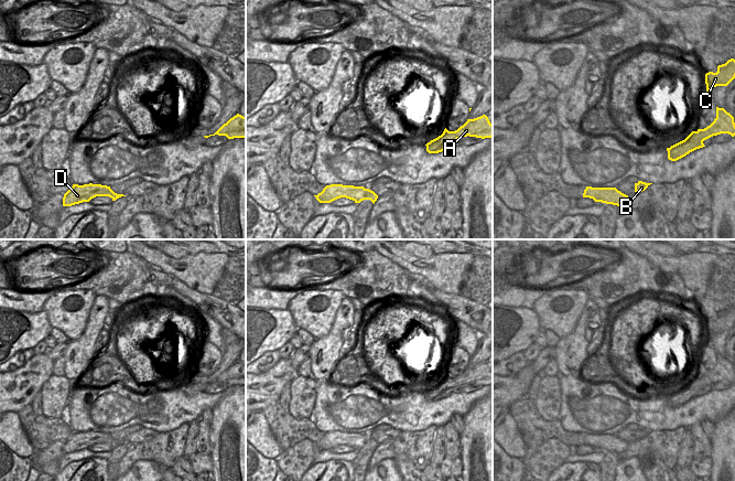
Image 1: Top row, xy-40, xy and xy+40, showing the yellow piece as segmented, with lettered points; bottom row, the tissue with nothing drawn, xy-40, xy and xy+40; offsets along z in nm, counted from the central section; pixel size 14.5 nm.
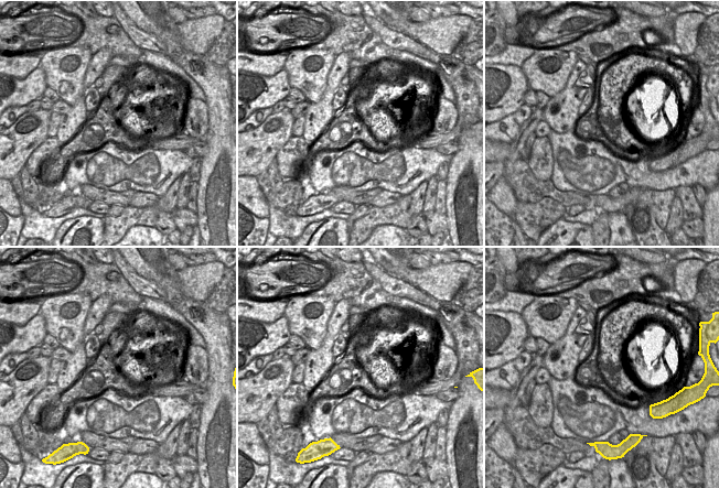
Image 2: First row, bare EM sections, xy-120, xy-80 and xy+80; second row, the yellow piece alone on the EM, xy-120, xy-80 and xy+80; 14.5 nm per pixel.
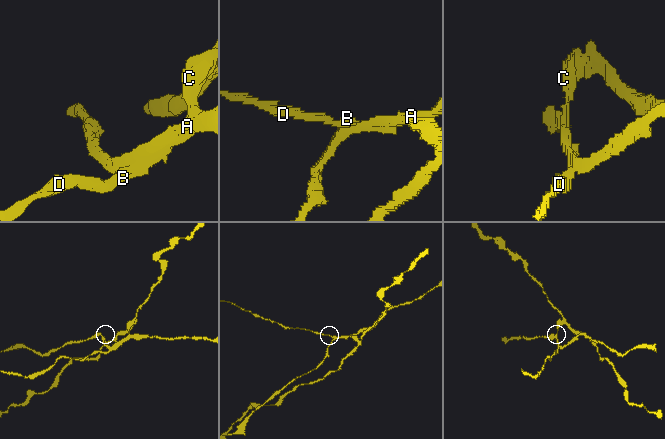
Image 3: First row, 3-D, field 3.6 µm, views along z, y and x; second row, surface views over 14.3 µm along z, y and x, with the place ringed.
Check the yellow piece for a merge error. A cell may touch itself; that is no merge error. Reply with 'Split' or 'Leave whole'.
Split

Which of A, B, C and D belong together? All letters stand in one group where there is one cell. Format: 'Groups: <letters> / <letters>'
Groups: A C / B D

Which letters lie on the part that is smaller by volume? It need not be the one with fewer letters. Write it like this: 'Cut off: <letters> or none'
Cut off: B, D

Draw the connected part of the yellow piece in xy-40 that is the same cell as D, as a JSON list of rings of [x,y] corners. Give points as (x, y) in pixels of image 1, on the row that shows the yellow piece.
[[[93,183],[84,185],[73,184],[73,186],[64,194],[63,206],[72,206],[83,202],[89,202],[96,196],[109,196],[112,201],[116,201],[126,195],[115,193],[110,186],[107,185]]]

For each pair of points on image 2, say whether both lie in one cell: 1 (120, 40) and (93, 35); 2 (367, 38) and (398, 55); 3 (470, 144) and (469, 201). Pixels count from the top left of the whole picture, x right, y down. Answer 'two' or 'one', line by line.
1: one
2: two
3: one

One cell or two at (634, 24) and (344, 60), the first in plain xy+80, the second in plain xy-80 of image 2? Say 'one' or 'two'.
two

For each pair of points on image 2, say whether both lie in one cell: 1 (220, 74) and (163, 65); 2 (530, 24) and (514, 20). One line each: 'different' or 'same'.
1: different
2: different

